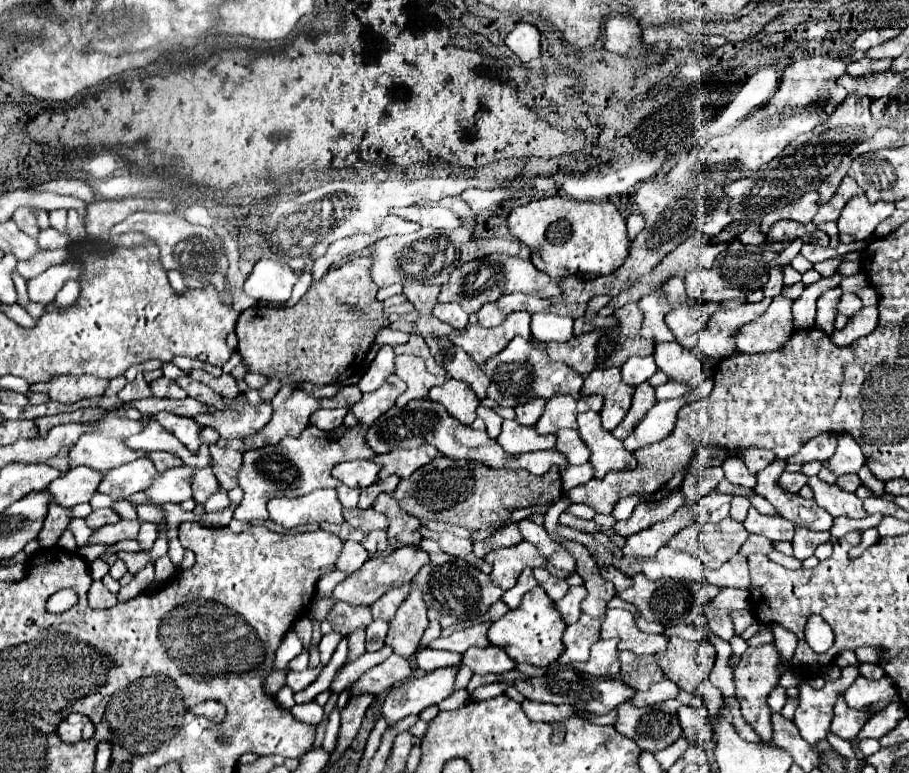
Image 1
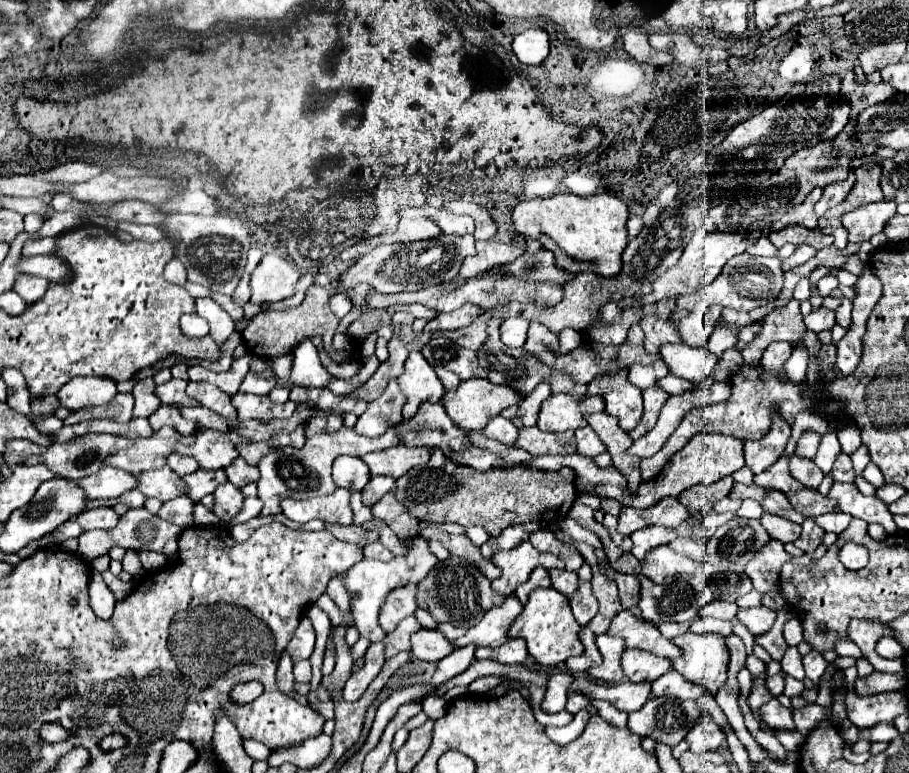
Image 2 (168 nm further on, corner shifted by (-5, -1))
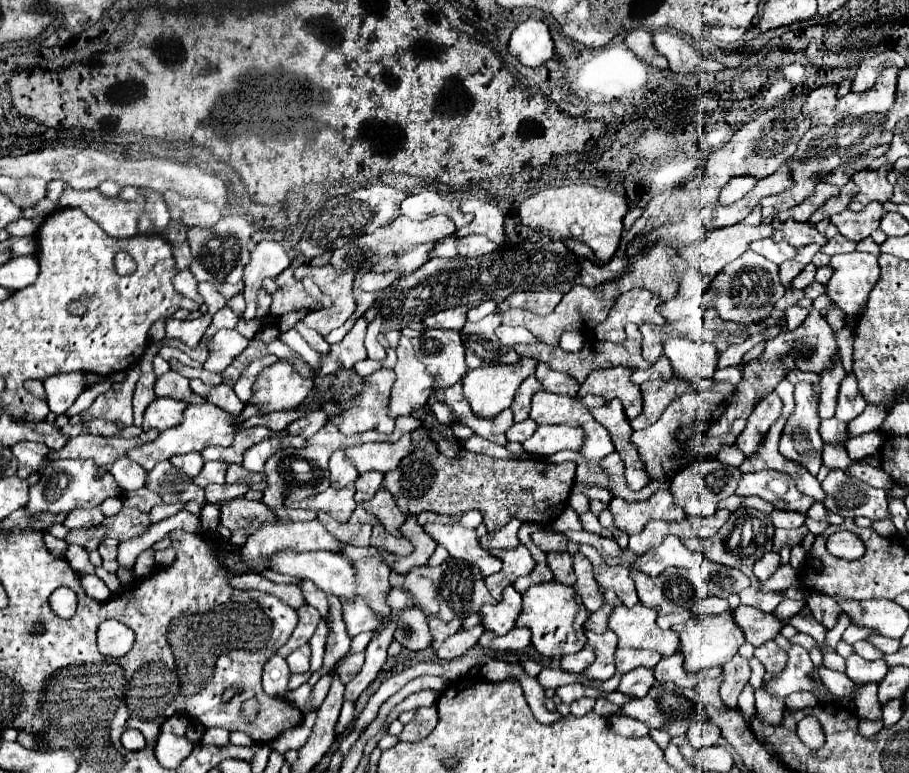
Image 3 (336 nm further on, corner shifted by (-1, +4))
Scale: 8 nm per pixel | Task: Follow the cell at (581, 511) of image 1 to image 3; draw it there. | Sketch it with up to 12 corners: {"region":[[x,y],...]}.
{"region":[[584,493],[570,495],[570,507],[576,513],[588,511],[588,497]]}

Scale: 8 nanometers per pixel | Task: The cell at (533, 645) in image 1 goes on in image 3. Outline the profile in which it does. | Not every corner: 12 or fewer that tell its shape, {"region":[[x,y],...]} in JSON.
{"region":[[532,585],[516,627],[544,657],[586,645],[588,611],[574,587]]}

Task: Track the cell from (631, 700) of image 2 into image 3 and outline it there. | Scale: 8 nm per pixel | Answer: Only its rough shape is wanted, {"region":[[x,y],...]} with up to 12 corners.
{"region":[[652,669],[624,673],[616,691],[642,699],[654,685]]}

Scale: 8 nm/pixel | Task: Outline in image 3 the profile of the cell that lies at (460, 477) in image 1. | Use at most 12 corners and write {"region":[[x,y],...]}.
{"region":[[426,429],[382,483],[406,515],[554,523],[572,461],[442,457]]}

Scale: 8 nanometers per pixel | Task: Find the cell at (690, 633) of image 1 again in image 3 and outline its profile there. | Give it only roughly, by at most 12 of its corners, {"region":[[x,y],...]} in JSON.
{"region":[[748,605],[734,609],[734,623],[754,647],[774,639],[782,623]]}

